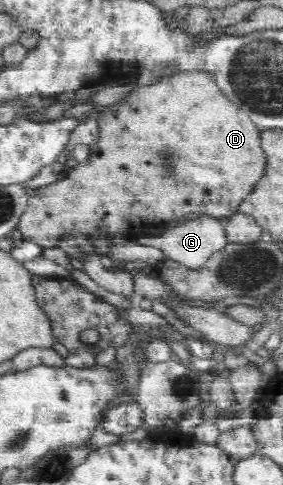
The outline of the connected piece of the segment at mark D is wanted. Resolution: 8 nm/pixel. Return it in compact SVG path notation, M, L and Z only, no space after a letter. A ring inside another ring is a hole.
M185 70L174 75L160 78L157 84L136 87L125 98L108 106L97 109L94 116L98 124L99 139L90 144L89 158L82 163L77 163L72 169L67 168L65 176L53 184L35 189L35 194L28 201L28 206L23 212L18 230L22 238L34 242L42 248L57 248L64 234L73 235L75 232L91 236L95 230L105 230L109 239L115 238L120 233L127 233L133 227L148 226L152 223L168 223L175 220L185 220L189 217L208 215L217 218L233 217L238 212L241 202L253 191L253 187L264 175L267 160L259 146L259 130L256 123L245 114L240 107L233 106L225 94L217 88L216 77L213 73L199 70Z

